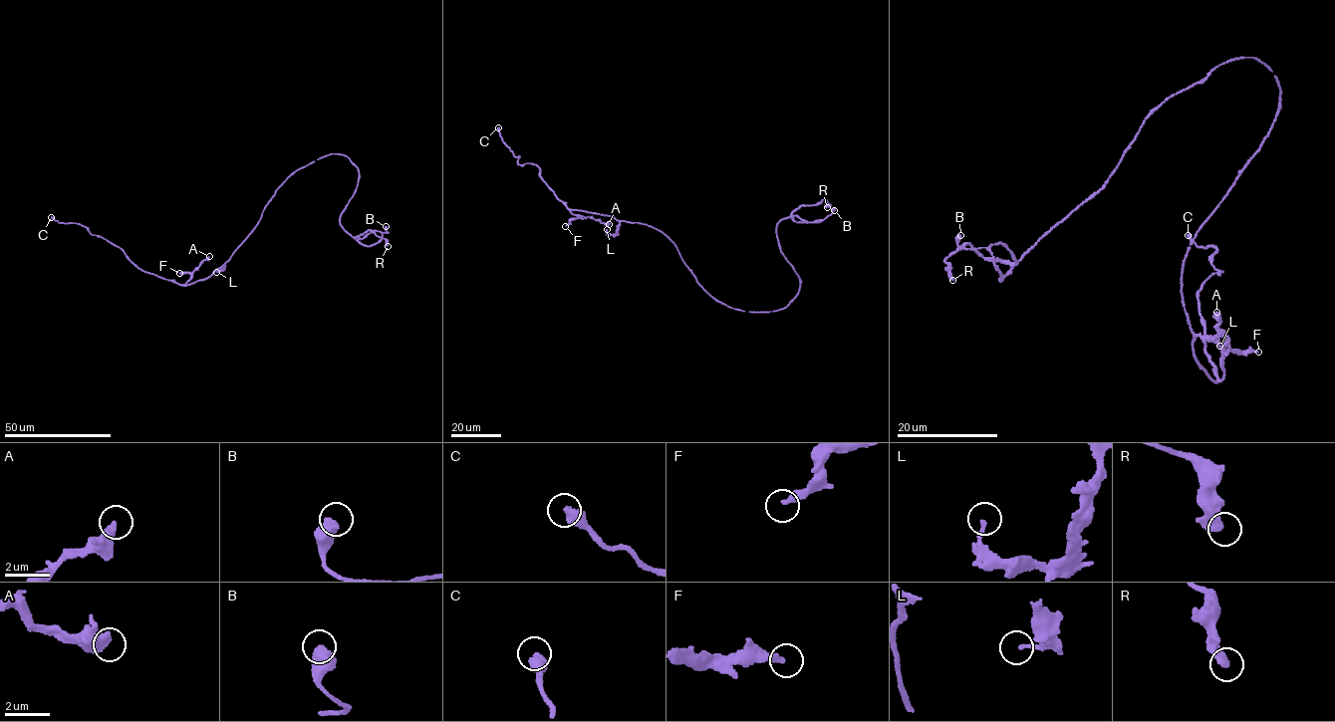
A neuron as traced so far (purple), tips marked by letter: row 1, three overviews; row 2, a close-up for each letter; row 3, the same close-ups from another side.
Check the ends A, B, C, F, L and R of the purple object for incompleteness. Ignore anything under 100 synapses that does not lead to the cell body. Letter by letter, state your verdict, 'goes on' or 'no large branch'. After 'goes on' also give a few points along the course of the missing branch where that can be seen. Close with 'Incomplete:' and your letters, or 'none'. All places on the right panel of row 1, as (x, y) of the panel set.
A: no large branch
B: no large branch
C: no large branch
F: no large branch
L: no large branch
R: no large branch
Incomplete: none

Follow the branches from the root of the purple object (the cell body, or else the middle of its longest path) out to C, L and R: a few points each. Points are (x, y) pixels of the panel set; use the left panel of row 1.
C: (271, 199), (227, 261), (209, 277), (184, 285), (145, 272), (85, 226), (51, 217)
L: (271, 199), (252, 231), (223, 266), (225, 268), (216, 272)
R: (271, 199), (296, 171), (345, 155), (359, 176), (341, 225), (356, 239), (371, 230), (388, 246)

